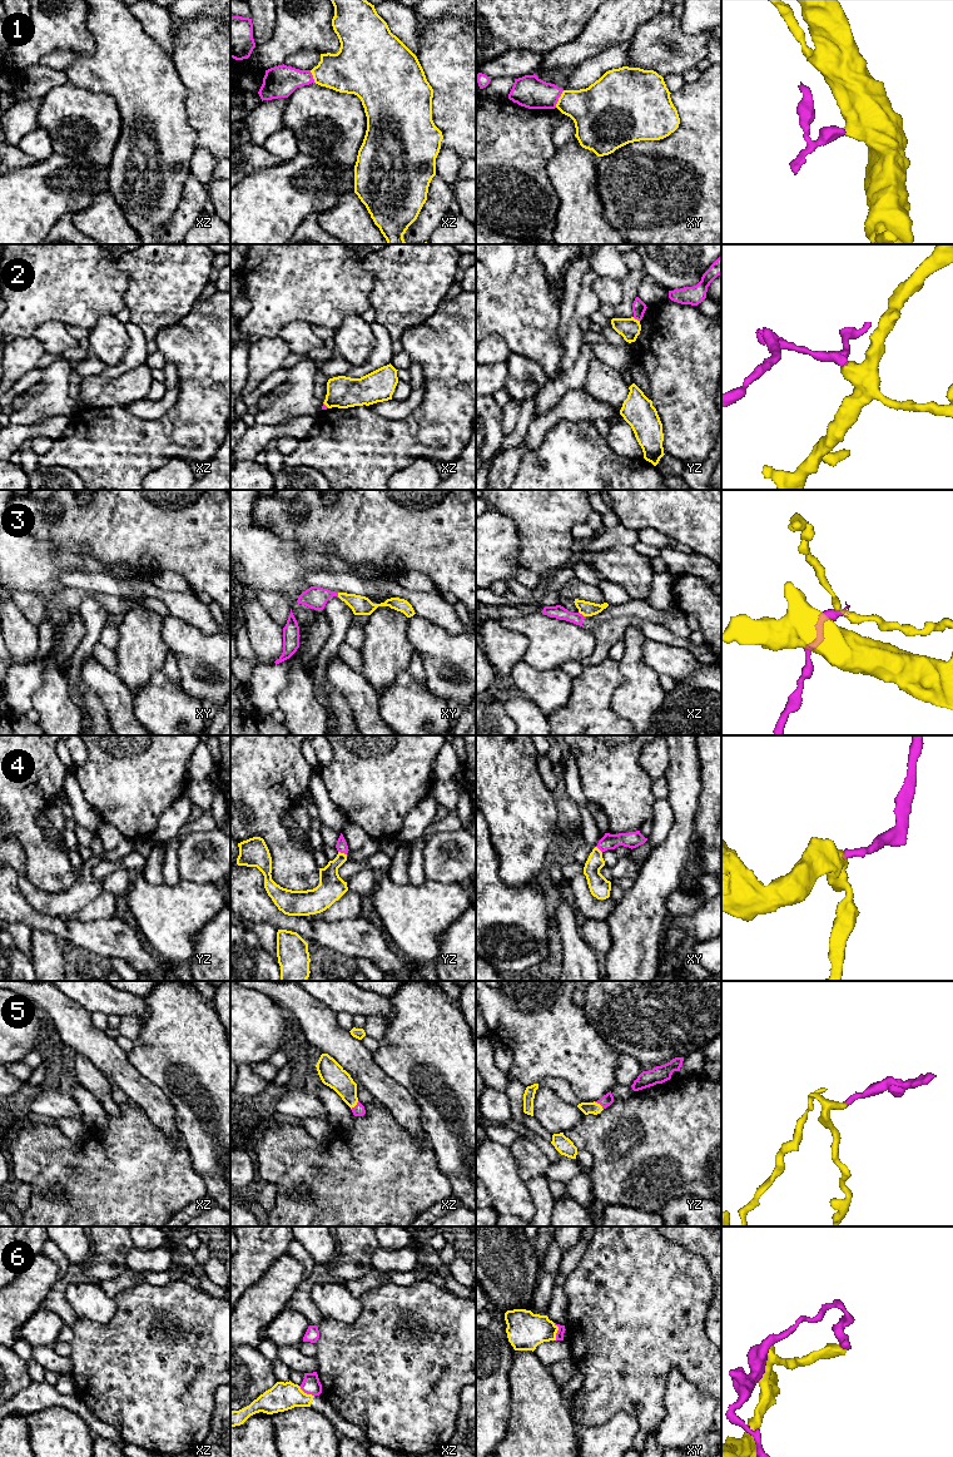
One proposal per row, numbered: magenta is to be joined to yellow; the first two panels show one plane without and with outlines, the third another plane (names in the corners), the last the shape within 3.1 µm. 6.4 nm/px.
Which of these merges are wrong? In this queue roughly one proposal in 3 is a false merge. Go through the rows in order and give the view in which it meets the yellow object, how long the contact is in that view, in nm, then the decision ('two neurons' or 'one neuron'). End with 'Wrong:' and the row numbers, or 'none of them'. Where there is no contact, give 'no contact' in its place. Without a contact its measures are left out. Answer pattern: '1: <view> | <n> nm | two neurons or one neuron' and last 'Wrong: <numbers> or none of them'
1: xy | 130 nm | two neurons
2: yz | 50 nm | two neurons
3: xz | 60 nm | two neurons
4: yz | 60 nm | one neuron
5: yz | 80 nm | one neuron
6: xy | 110 nm | two neurons
Wrong: 1, 2, 3, 6

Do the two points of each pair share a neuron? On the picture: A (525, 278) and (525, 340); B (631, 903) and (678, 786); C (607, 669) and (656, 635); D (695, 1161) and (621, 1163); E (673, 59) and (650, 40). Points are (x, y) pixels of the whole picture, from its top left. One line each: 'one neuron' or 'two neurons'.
A: one neuron
B: one neuron
C: two neurons
D: one neuron
E: one neuron

